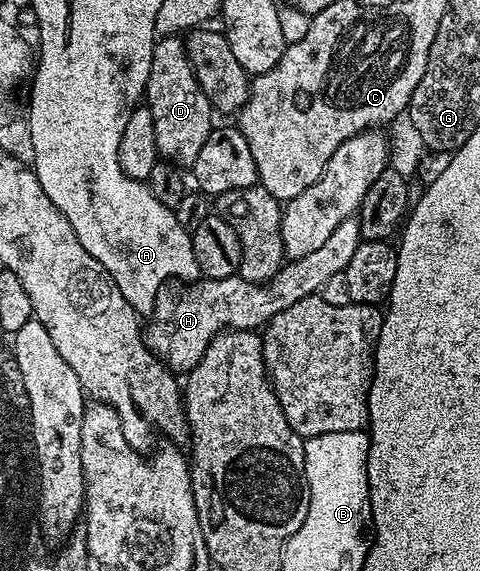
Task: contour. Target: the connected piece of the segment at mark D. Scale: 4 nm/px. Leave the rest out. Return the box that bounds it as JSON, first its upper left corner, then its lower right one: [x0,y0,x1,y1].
[143,34,215,165]

